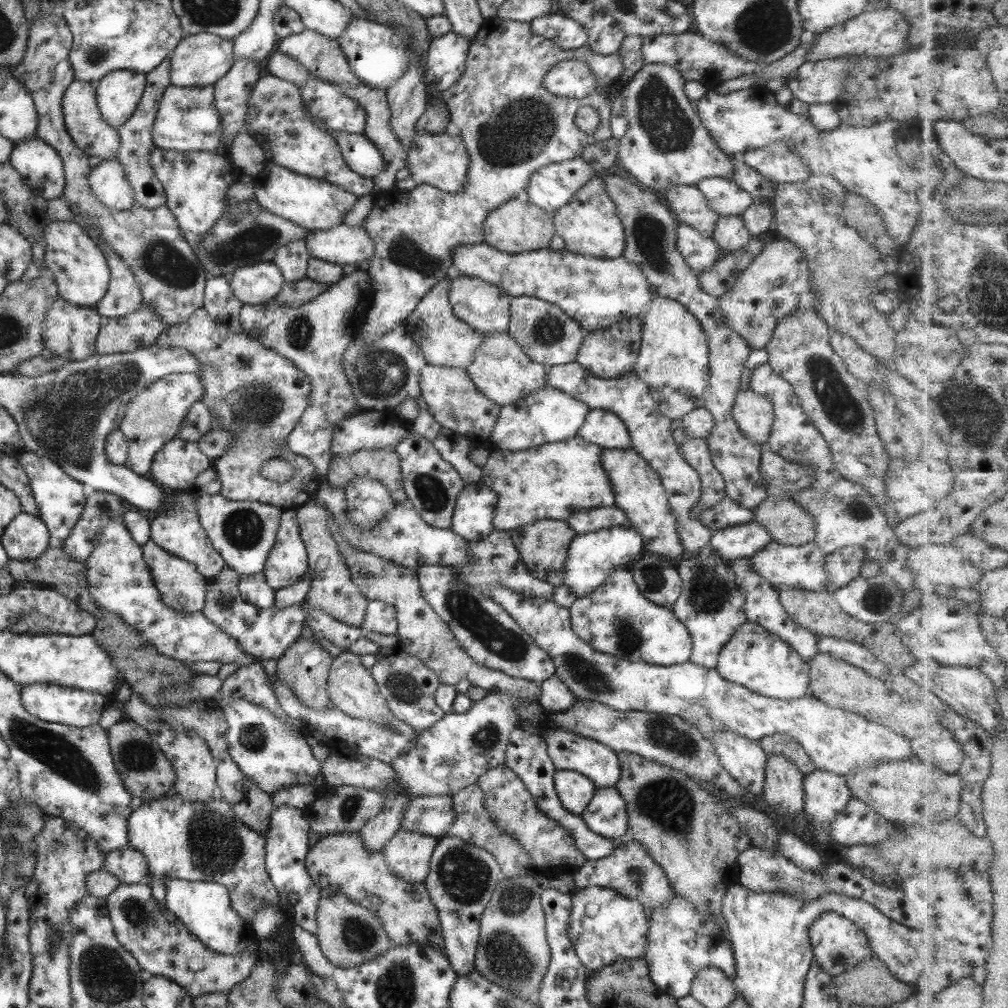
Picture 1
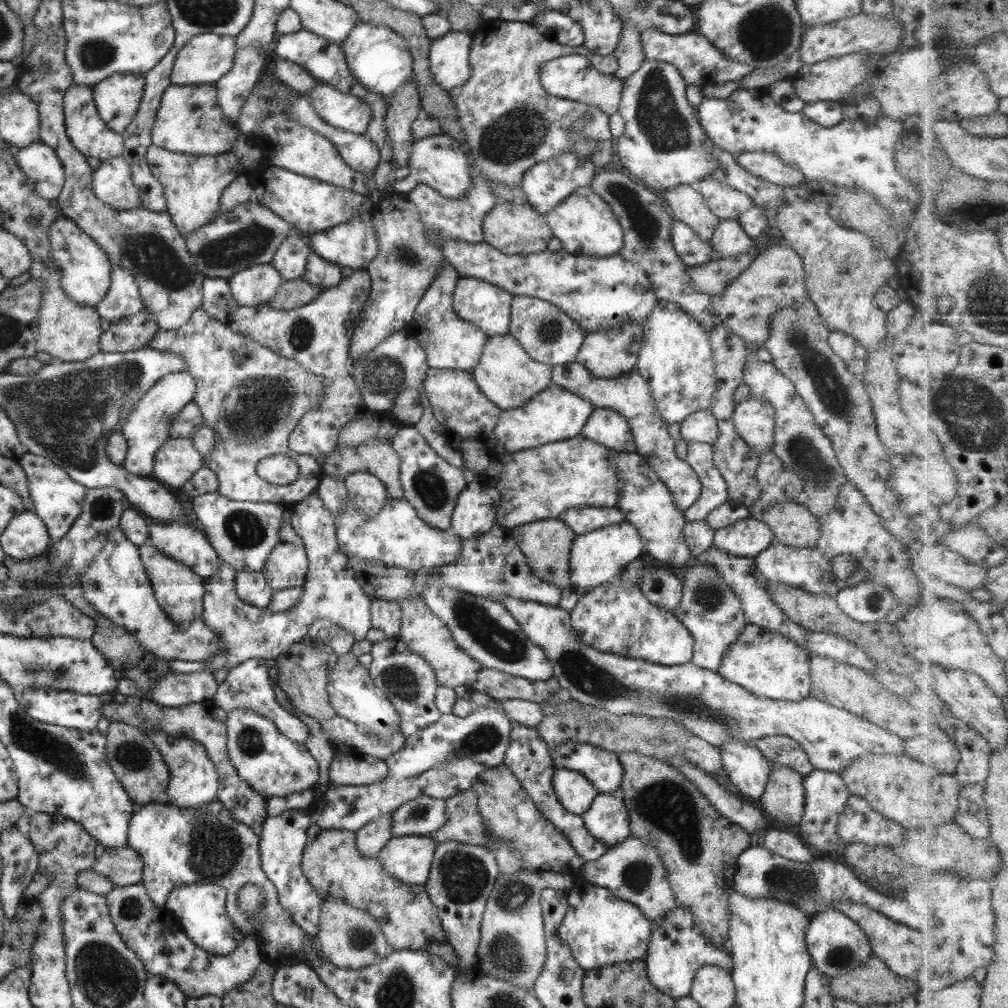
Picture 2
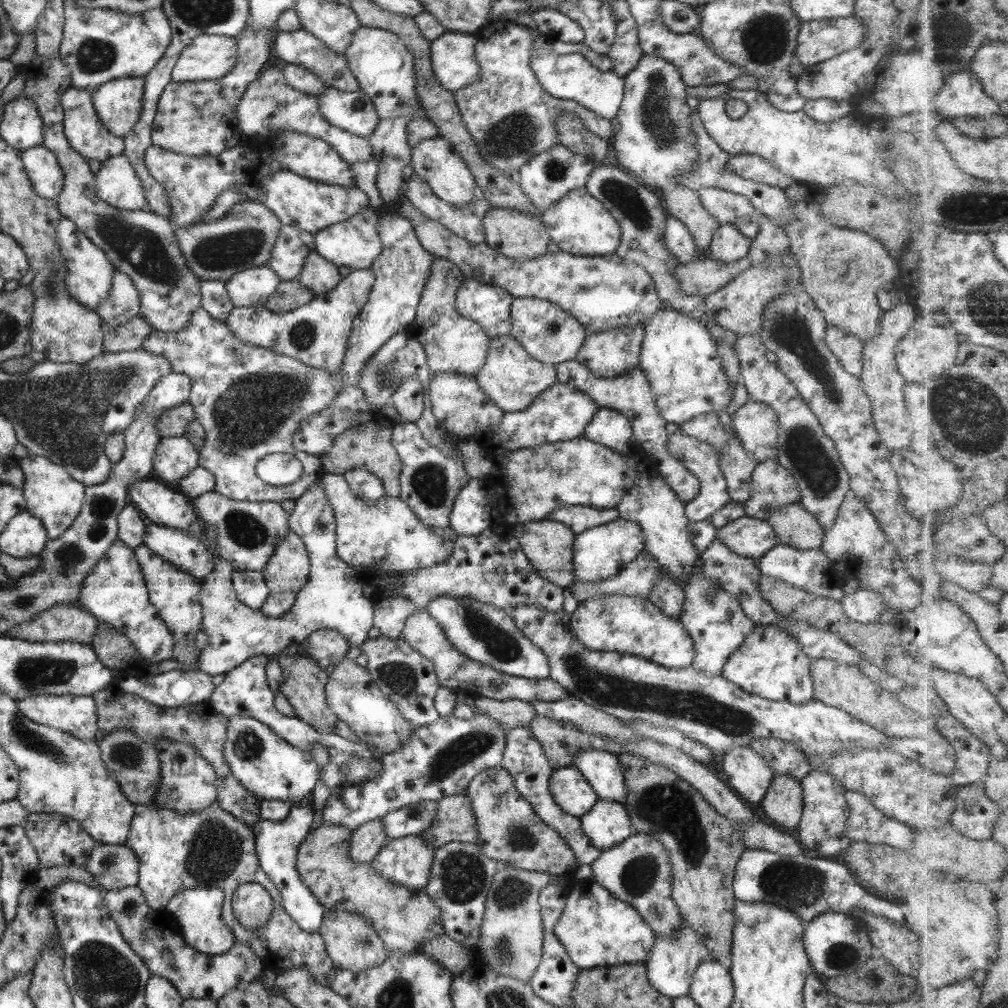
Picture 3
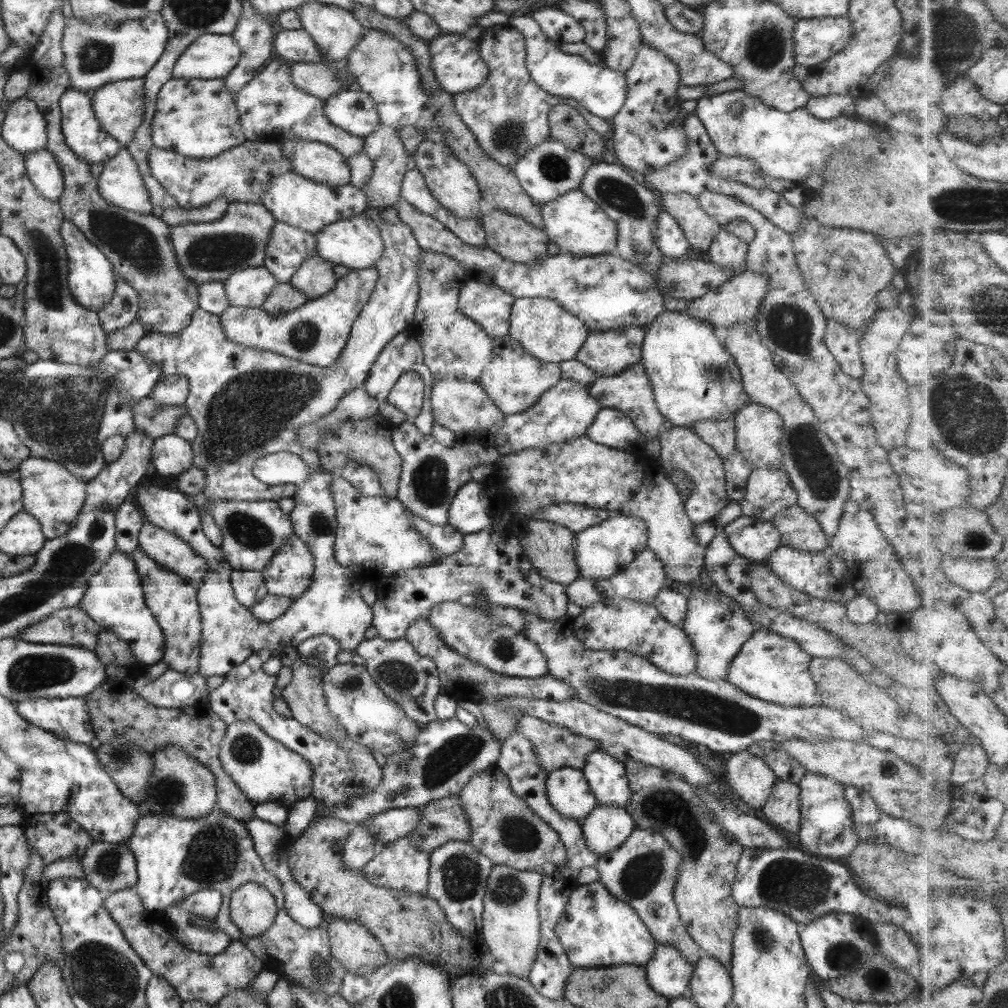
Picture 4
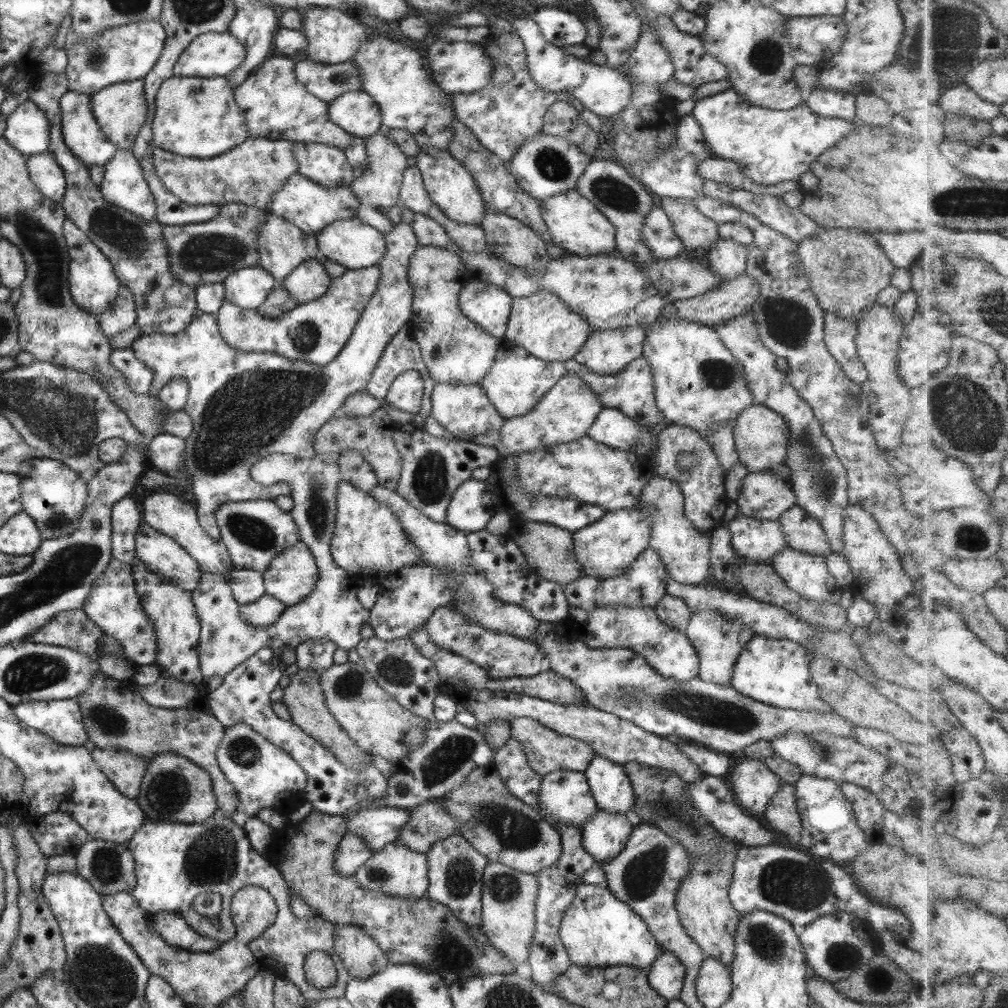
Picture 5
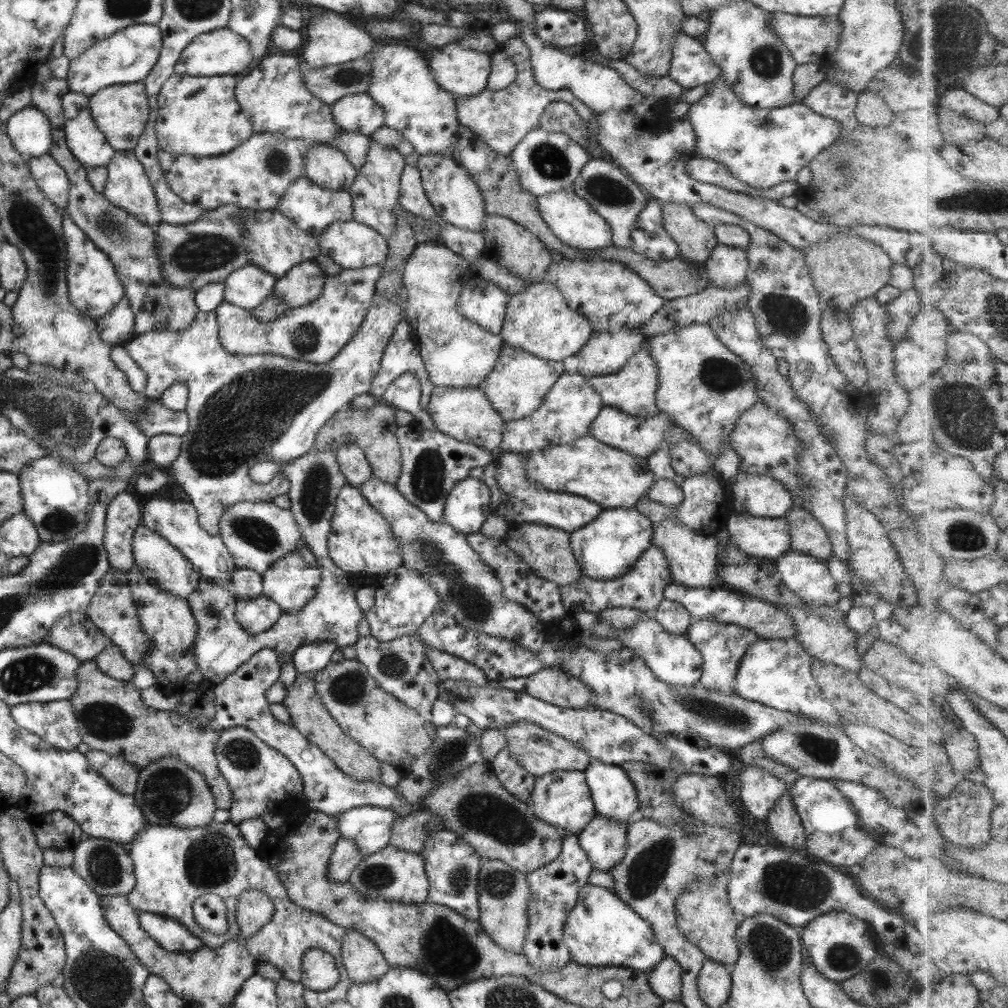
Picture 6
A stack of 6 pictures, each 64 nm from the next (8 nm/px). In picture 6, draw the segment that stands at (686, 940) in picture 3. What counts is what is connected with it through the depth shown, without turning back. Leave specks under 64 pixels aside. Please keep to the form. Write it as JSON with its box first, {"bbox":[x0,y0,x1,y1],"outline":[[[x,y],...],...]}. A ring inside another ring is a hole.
{"bbox":[646,956,681,1002],"outline":[[[664,956],[646,972],[651,990],[663,1001],[681,1002],[681,969],[671,957]]]}

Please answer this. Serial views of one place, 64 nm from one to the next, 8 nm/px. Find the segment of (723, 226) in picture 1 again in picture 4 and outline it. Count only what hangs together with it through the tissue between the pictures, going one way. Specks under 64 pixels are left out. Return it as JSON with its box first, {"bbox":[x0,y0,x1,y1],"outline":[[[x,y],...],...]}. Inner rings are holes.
{"bbox":[705,228,747,271],"outline":[[[720,228],[705,257],[723,271],[733,271],[744,265],[747,248],[745,241],[735,237],[727,229]]]}

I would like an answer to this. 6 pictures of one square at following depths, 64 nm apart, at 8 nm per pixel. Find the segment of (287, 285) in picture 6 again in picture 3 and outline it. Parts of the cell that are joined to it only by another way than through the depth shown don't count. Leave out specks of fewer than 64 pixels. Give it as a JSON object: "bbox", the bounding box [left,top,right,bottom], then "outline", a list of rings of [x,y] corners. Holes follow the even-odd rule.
{"bbox":[296,252,341,297],"outline":[[[315,252],[309,253],[296,276],[303,287],[310,290],[314,297],[335,288],[341,276],[337,267]]]}

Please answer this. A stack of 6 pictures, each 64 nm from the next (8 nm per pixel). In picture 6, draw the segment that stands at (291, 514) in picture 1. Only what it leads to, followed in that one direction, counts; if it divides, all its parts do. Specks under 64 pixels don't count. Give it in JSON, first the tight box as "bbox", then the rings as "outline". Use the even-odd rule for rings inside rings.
{"bbox":[260,546,321,614],"outline":[[[307,546],[299,547],[281,559],[273,561],[271,568],[260,576],[262,577],[262,594],[281,609],[281,614],[293,613],[305,607],[309,599],[315,595],[321,582],[317,562]]]}

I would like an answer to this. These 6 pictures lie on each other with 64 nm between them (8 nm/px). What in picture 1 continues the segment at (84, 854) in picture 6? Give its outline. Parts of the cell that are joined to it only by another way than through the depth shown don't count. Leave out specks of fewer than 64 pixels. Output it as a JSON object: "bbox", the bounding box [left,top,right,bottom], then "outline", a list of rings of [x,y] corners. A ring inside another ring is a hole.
{"bbox":[101,847,147,884],"outline":[[[129,847],[105,852],[101,867],[105,867],[111,875],[117,877],[121,884],[141,883],[147,875],[145,857]]]}

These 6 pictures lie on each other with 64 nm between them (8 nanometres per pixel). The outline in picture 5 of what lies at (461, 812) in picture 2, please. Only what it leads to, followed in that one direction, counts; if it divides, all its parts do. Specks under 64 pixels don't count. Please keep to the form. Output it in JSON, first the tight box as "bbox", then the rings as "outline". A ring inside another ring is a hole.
{"bbox":[395,802,460,854],"outline":[[[436,802],[420,803],[407,812],[409,821],[401,824],[395,842],[403,844],[411,852],[425,854],[435,842],[460,834],[458,823]]]}

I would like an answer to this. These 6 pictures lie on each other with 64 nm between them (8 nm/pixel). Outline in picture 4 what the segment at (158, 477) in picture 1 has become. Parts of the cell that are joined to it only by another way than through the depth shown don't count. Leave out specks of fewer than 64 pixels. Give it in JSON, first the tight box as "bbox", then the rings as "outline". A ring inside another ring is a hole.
{"bbox":[150,434,191,478],"outline":[[[175,434],[153,439],[150,462],[163,478],[177,477],[191,466],[191,445]]]}

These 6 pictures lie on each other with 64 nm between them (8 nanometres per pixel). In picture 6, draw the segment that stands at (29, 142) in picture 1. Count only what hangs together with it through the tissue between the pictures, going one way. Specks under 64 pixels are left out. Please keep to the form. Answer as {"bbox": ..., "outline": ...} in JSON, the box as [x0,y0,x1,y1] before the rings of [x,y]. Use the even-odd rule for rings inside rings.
{"bbox":[27,154,69,211],"outline":[[[45,154],[39,157],[27,159],[31,176],[37,188],[51,201],[59,210],[65,211],[69,200],[69,181],[65,171],[51,158]]]}

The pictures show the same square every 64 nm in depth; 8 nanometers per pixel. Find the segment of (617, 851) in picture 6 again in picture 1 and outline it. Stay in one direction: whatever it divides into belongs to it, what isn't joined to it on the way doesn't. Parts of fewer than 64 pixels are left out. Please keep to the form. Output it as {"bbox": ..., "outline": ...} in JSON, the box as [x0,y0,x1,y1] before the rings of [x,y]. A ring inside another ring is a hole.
{"bbox":[579,788,627,841],"outline":[[[595,788],[591,801],[579,816],[590,832],[619,841],[627,831],[624,801],[615,788]]]}

